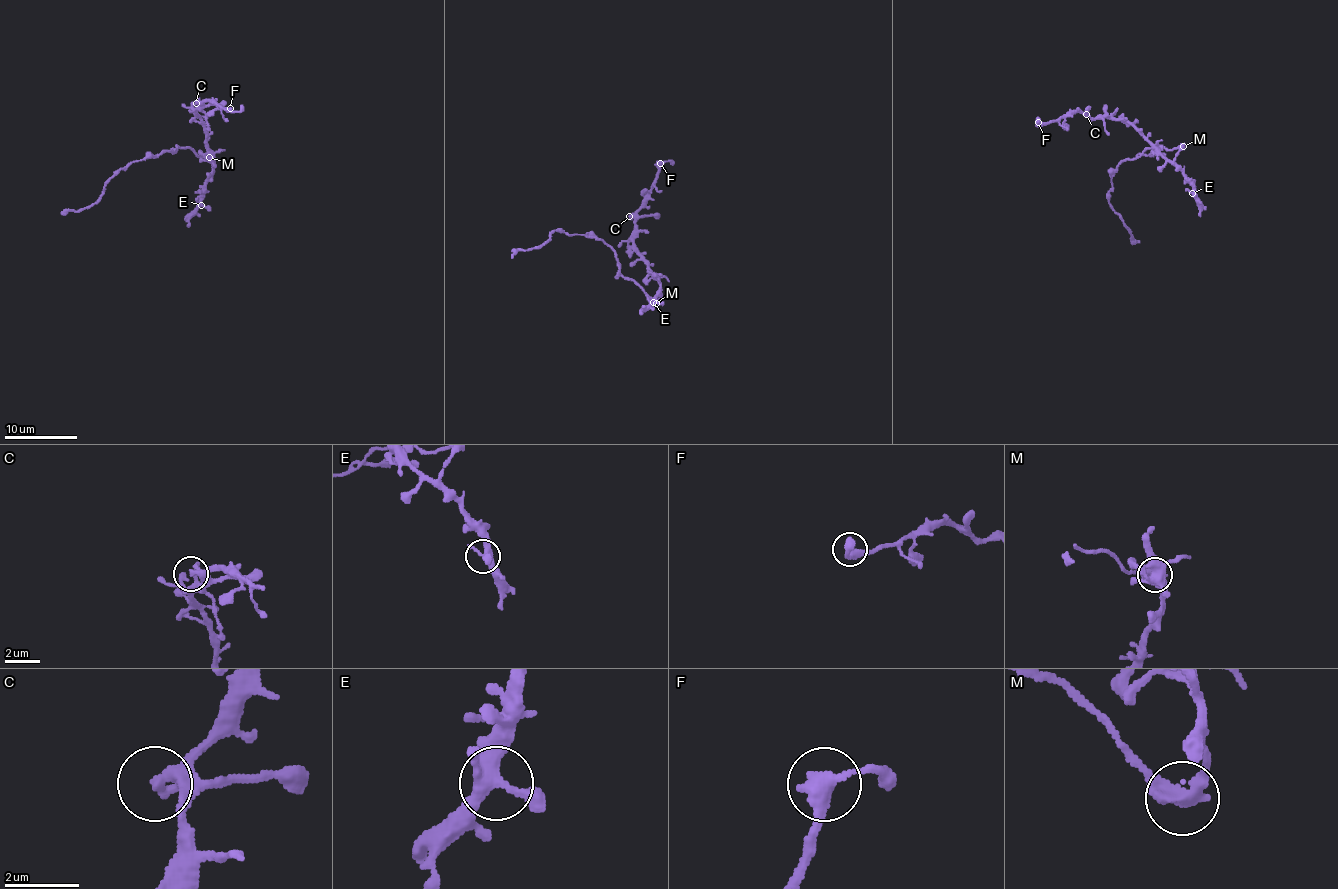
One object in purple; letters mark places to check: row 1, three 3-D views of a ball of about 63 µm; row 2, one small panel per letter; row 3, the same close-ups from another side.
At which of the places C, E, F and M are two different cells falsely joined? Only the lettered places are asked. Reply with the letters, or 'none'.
M

